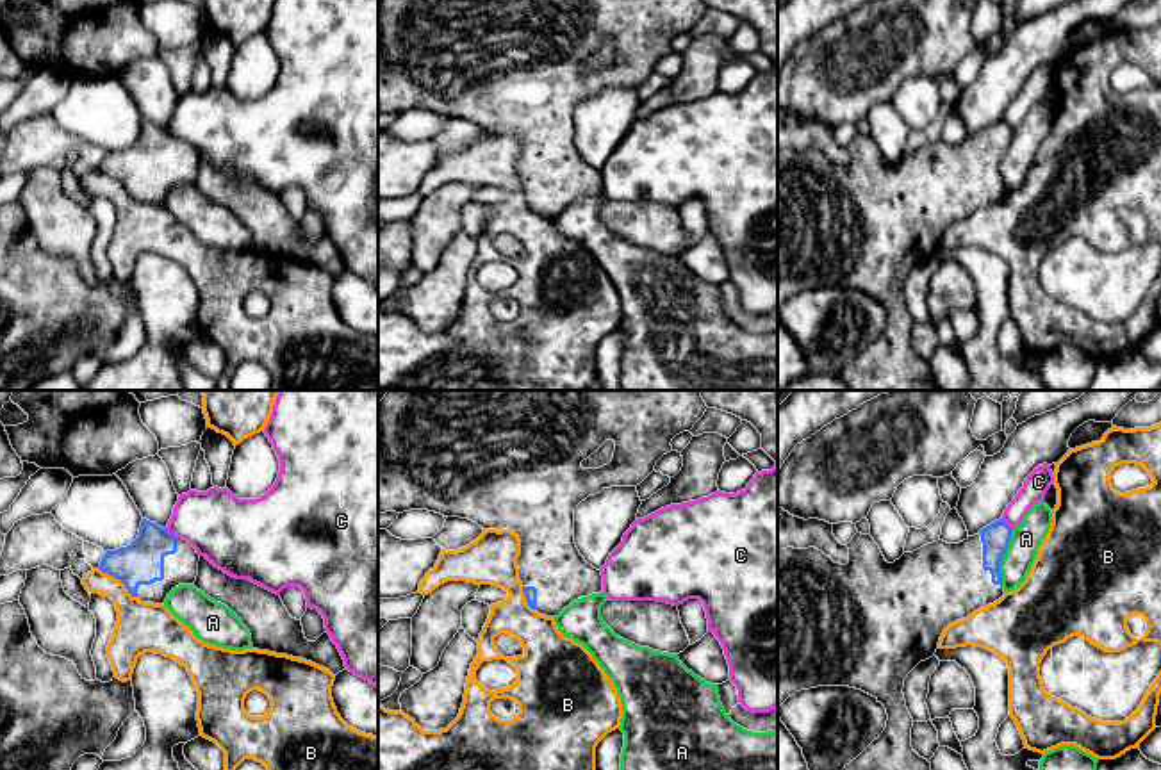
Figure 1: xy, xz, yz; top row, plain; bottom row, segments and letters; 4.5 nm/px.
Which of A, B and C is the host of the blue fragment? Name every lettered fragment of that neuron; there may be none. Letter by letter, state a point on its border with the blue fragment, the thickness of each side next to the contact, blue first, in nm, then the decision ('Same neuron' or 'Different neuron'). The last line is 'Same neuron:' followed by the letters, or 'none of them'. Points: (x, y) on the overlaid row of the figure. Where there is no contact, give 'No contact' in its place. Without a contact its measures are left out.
A: Touches blue at yz (1003, 557). Thickness 130 nm (blue) against 140 nm. Different neuron
B: Touches blue at xy (118, 578). Thickness 200 nm (blue) against 220 nm. Different neuron
C: Touches blue at xy (170, 533). Thickness 200 nm (blue) against 300 nm. Different neuron
Same neuron: none of them

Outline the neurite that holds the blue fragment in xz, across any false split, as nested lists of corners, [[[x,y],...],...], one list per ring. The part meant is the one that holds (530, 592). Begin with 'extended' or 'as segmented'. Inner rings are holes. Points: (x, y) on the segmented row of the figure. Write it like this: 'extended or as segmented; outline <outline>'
extended; outline [[[389,390],[378,403],[378,513],[428,510],[444,517],[469,519],[483,529],[514,531],[521,540],[517,567],[526,602],[540,615],[556,617],[571,602],[603,592],[601,570],[589,565],[574,544],[574,508],[603,488],[640,485],[655,471],[656,462],[672,451],[672,438],[690,431],[706,408],[701,390]],[[606,440],[615,442],[612,462],[599,469],[583,469],[581,462],[594,455]]]

